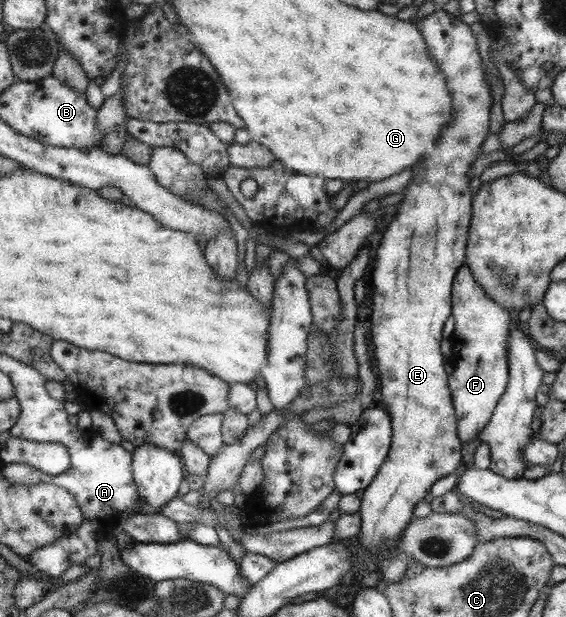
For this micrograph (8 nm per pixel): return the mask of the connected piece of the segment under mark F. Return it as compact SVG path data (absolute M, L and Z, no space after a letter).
M465 265L455 274L451 299L454 330L449 337L453 351L450 358L453 368L449 377L450 391L454 397L455 416L458 417L459 439L468 442L482 433L509 382L507 355L511 312L495 303L477 285L470 268Z

